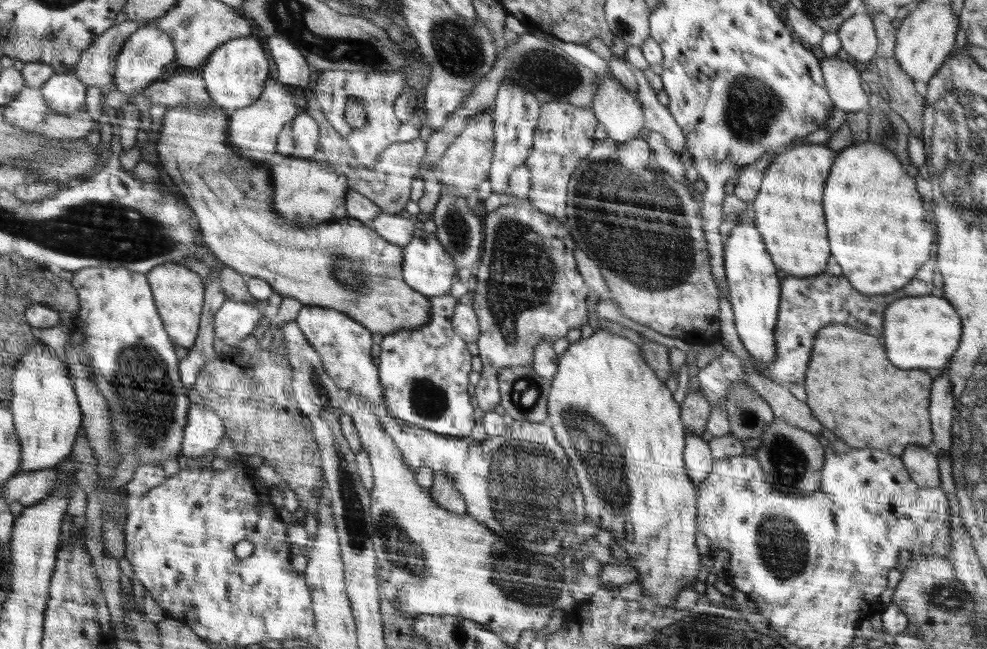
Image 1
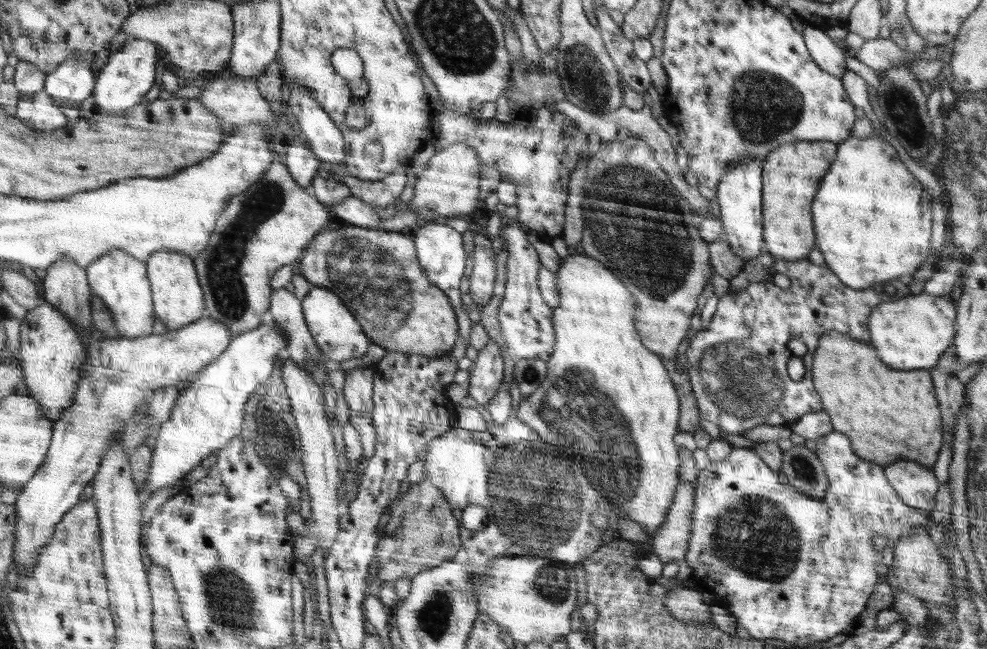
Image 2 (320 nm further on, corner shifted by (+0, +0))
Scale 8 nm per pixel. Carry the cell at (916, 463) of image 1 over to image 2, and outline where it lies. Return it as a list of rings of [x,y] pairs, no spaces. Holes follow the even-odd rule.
[[[897,461],[886,466],[886,477],[908,506],[926,511],[935,508],[939,482],[932,469],[913,461]]]

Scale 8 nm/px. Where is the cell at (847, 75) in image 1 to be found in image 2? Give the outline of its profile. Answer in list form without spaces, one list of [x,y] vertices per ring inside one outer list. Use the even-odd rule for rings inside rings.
[[[806,25],[803,33],[811,57],[825,71],[831,75],[836,75],[841,80],[841,76],[845,75],[844,71],[848,70],[844,60],[847,56],[845,50],[836,46],[823,30]]]

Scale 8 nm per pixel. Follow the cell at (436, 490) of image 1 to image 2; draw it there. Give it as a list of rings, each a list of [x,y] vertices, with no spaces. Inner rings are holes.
[[[424,474],[420,482],[412,483],[409,488],[404,495],[400,495],[400,498],[395,498],[392,506],[389,506],[390,520],[385,527],[384,536],[377,542],[373,556],[373,560],[379,564],[379,569],[376,565],[374,568],[377,569],[376,576],[369,578],[368,585],[371,590],[372,585],[378,588],[384,581],[397,581],[404,576],[415,577],[418,573],[440,566],[462,553],[462,528],[440,487]],[[392,552],[394,552],[394,564],[392,562],[386,564],[386,560],[392,560]]]

